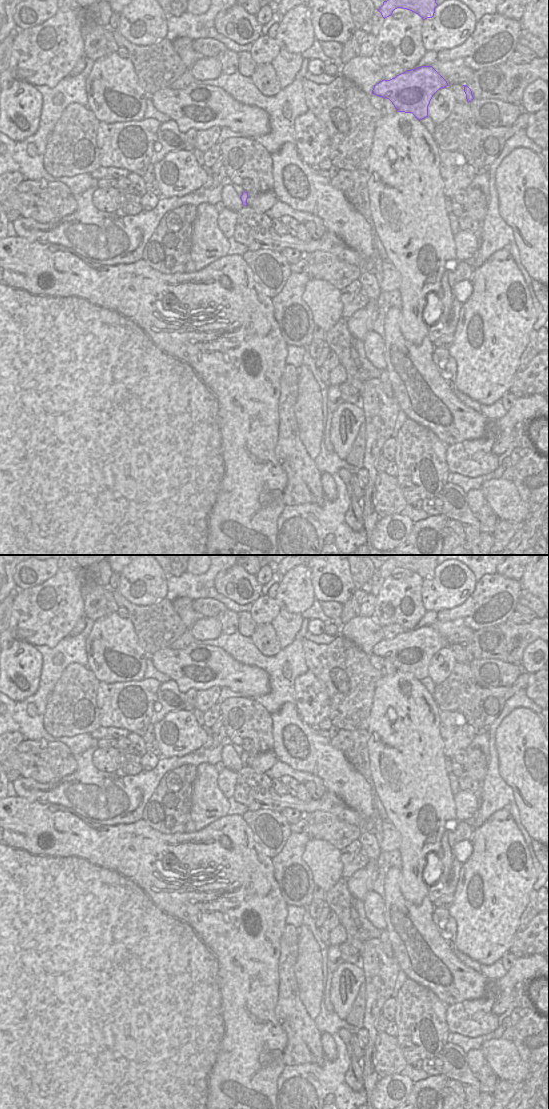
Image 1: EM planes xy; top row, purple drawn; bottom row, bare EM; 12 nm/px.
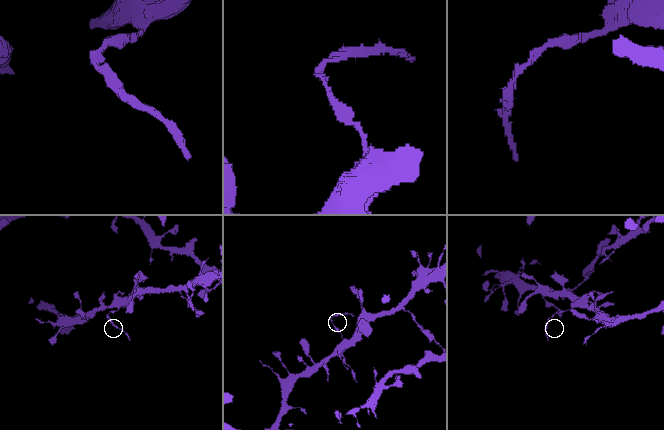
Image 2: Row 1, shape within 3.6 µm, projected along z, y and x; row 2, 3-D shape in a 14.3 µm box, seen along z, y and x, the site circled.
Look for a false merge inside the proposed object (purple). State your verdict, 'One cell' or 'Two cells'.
Two cells

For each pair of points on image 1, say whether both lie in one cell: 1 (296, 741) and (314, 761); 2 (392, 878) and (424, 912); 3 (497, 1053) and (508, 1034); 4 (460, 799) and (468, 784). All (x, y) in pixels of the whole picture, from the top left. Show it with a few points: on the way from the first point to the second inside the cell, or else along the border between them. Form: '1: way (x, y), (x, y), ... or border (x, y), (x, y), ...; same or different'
1: way (300, 746), (310, 756); same
2: way (392, 889), (392, 892), (413, 911); same
3: border (502, 1037), (511, 1041); different
4: border (460, 789), (474, 792), (478, 796); different

